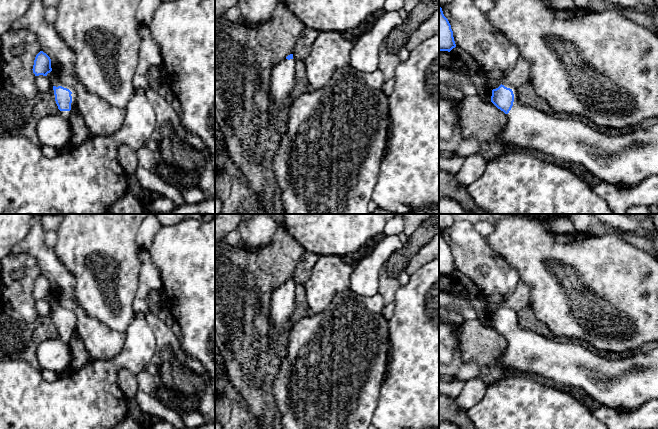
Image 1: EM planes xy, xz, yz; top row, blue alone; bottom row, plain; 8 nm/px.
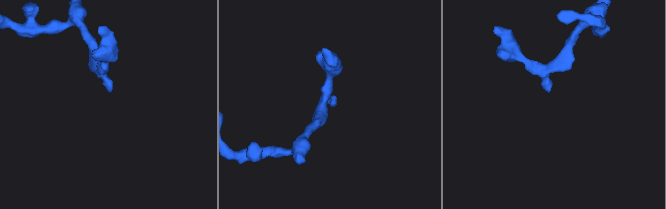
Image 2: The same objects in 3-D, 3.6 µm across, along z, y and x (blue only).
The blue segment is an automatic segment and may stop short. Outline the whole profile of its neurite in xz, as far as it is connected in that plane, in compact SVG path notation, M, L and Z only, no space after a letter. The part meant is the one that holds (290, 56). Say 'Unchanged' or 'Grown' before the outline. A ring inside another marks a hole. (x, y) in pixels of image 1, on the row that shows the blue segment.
Grown. M293 54L277 63L271 71L270 95L274 105L274 115L277 116L282 105L290 98L295 86L295 61Z

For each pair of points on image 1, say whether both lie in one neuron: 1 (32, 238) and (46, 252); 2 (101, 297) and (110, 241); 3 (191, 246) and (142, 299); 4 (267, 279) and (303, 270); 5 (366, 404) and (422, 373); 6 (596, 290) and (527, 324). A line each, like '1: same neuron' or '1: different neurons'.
1: same neuron
2: same neuron
3: different neurons
4: different neurons
5: different neurons
6: different neurons

